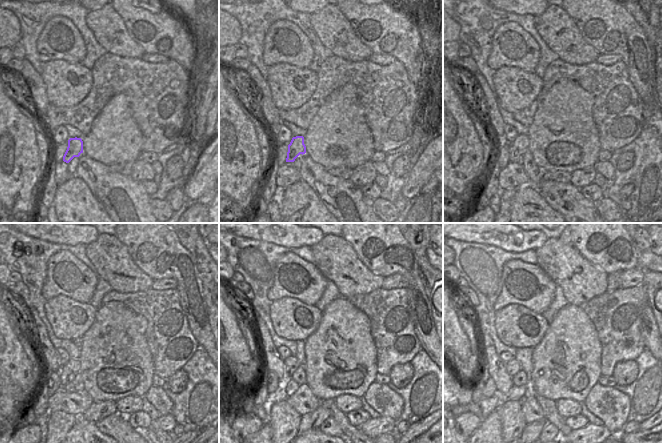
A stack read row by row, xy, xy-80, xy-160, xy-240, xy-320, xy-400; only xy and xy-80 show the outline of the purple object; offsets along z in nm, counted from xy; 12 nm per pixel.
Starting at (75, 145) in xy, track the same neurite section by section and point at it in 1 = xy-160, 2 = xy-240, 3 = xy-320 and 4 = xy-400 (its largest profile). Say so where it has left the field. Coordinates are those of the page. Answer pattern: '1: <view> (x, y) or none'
1: xy-160 (520, 146)
2: xy-240 (68, 371)
3: xy-320 (291, 363)
4: xy-400 (512, 367)

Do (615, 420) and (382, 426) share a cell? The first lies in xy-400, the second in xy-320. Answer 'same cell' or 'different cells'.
different cells

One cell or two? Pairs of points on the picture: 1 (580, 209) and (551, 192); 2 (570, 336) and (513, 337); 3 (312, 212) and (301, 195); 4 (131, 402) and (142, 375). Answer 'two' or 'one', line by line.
1: one
2: two
3: one
4: two

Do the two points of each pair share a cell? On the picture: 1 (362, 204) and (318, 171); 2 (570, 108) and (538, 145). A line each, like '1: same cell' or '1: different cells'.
1: same cell
2: same cell

